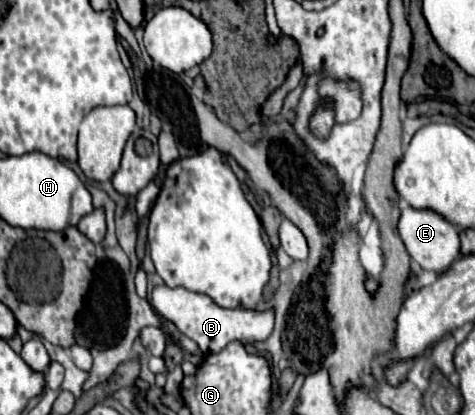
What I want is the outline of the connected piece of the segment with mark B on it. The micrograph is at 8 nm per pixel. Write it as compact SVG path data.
M159 285L151 293L151 301L155 309L175 323L175 327L185 333L189 339L193 339L203 353L219 353L225 349L227 343L233 339L241 343L255 343L255 341L265 341L271 331L273 331L273 311L251 311L251 309L223 309L215 305L207 295L193 293L185 287L167 287Z

